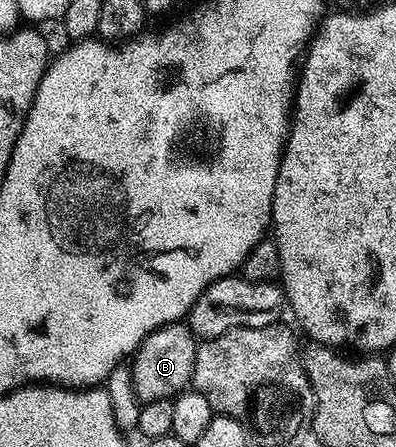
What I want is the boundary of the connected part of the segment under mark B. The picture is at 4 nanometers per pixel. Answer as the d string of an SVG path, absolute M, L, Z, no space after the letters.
M173 322L152 332L138 345L129 363L134 395L139 403L152 400L173 399L191 385L196 364L196 352L200 342L195 338L189 325Z

